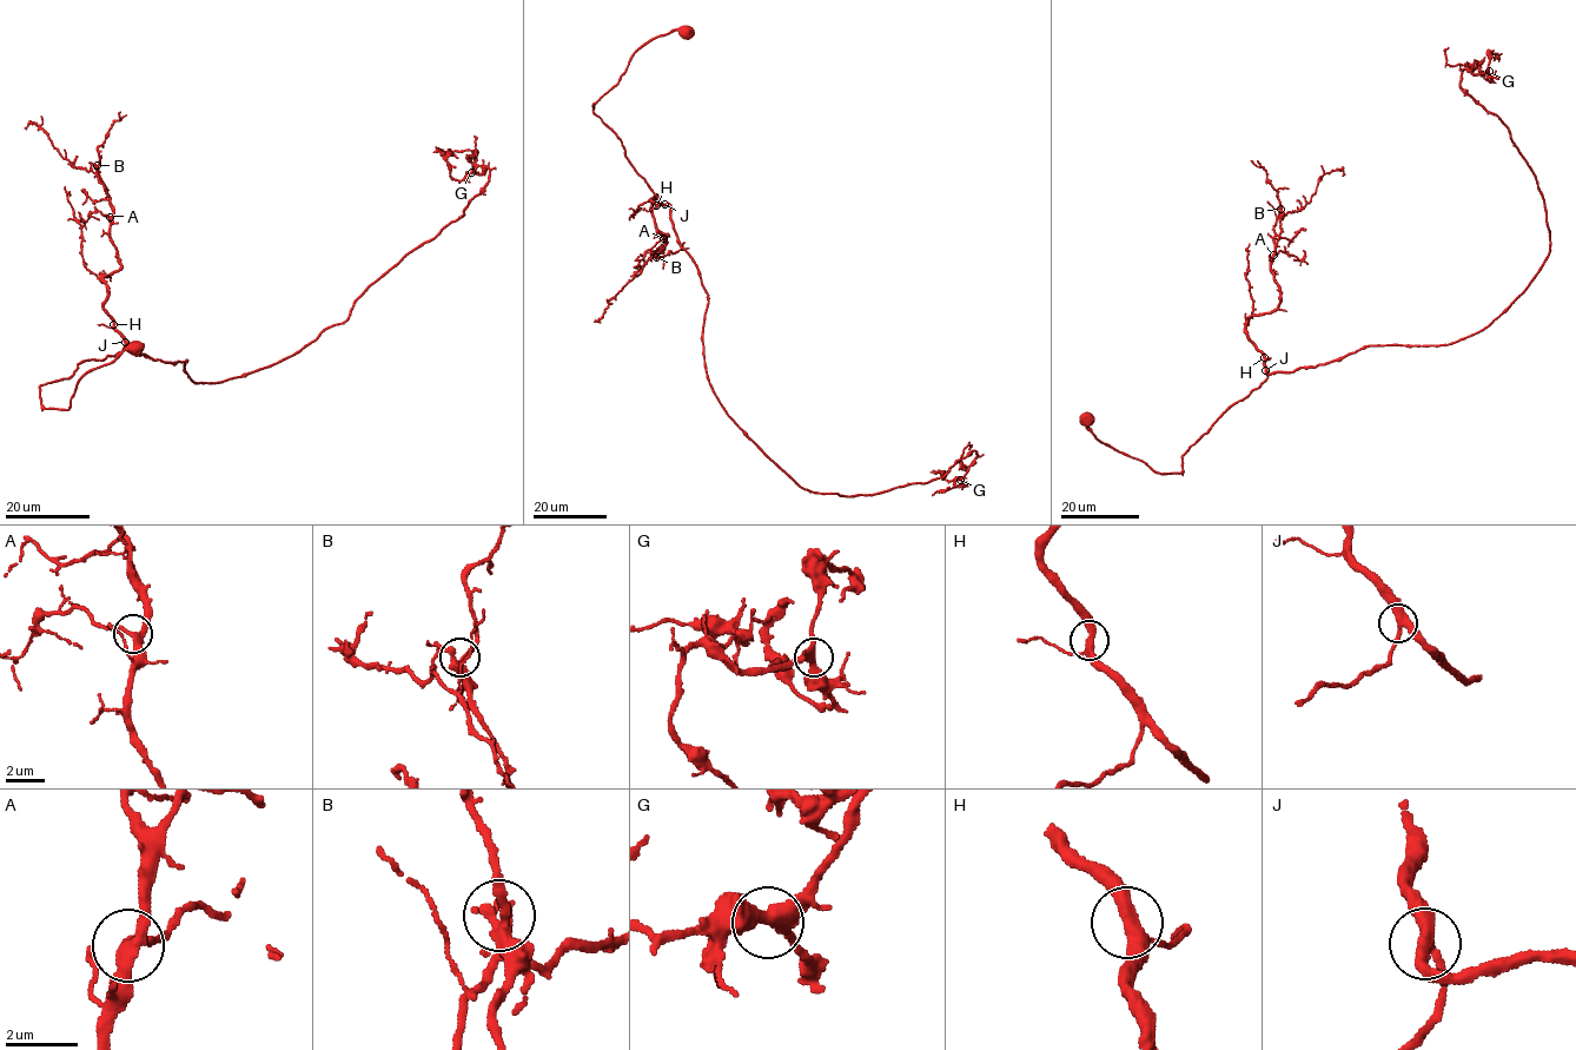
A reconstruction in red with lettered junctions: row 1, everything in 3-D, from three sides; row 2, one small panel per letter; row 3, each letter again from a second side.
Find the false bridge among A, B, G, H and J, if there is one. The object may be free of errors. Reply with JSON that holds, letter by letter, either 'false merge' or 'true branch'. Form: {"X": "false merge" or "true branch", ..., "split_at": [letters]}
{"A": "true branch", "B": "true branch", "G": "true branch", "H": "true branch", "J": "true branch", "split_at": []}

